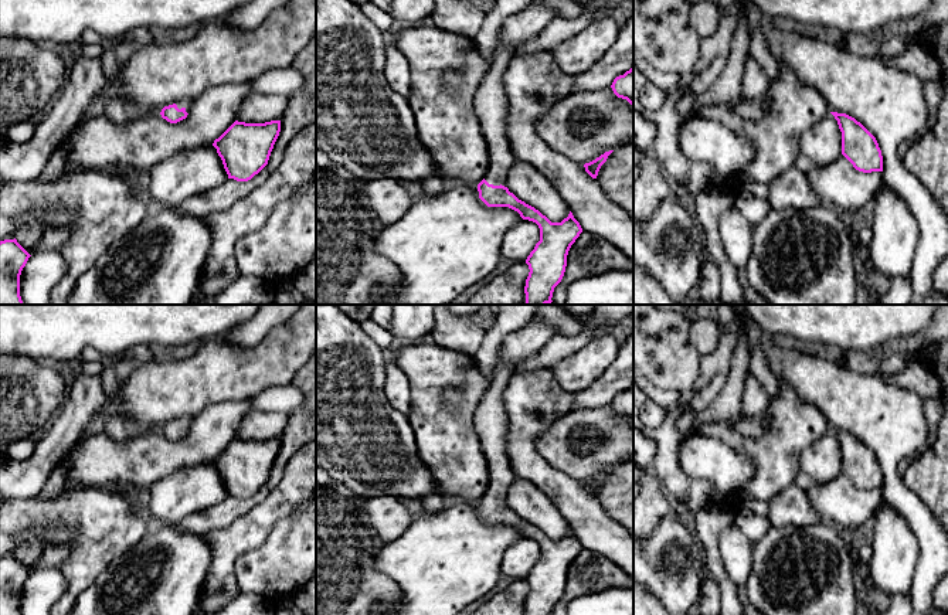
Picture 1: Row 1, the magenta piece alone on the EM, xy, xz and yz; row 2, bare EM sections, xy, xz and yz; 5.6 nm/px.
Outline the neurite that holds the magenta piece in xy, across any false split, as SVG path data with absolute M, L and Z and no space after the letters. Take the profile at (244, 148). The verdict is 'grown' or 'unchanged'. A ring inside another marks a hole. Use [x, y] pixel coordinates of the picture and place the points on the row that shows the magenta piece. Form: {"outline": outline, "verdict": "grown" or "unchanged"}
{"outline": "M235 120L213 146L228 179L248 181L266 164L281 132L281 120L245 123Z", "verdict": "unchanged"}

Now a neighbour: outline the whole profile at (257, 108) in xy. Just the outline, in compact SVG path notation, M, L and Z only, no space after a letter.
M249 92L239 105L235 120L245 123L281 120L286 105L286 95L264 95L259 92Z

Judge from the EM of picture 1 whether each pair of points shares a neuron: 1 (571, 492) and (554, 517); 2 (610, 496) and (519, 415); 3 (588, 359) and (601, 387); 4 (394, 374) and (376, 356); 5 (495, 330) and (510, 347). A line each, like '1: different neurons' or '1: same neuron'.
1: different neurons
2: different neurons
3: different neurons
4: different neurons
5: different neurons

